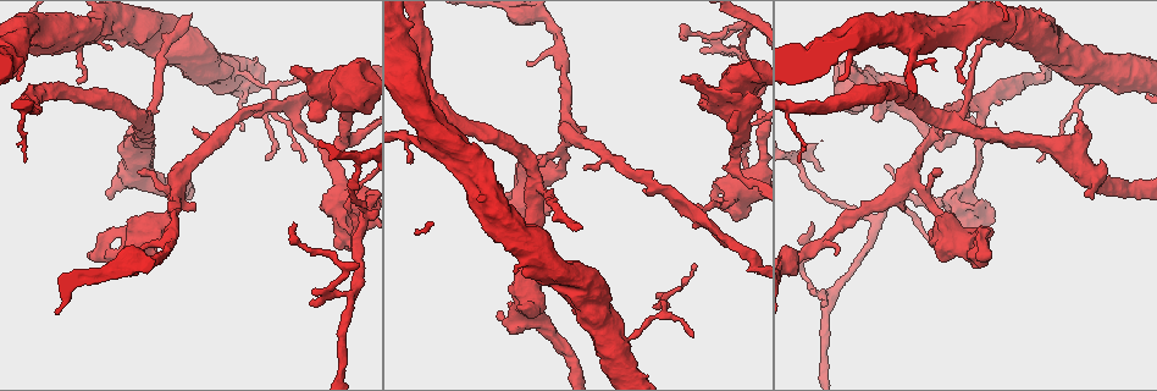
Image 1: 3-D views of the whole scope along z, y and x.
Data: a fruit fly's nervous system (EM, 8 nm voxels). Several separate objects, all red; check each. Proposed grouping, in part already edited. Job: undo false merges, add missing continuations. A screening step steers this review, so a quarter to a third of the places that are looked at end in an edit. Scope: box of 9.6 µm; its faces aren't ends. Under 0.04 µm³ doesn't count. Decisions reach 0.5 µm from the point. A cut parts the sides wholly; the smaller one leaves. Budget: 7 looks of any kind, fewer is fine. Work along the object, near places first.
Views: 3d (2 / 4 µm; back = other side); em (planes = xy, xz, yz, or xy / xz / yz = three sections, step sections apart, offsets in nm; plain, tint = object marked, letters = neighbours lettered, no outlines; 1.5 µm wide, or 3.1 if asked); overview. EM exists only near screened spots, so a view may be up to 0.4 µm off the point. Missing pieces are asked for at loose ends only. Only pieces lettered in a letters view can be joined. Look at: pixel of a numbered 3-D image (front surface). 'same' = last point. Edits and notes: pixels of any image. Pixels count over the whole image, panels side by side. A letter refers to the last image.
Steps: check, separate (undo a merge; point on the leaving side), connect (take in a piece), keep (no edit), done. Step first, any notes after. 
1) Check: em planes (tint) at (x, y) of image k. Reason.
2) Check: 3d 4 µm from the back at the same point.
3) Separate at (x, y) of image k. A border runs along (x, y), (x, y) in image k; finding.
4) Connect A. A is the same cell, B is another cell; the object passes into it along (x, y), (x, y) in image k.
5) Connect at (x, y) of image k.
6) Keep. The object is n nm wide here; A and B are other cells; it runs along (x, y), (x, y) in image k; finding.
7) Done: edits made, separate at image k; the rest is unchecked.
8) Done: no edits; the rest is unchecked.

Check: 3d 4 µm at (1079, 121) of image 1. An open end.

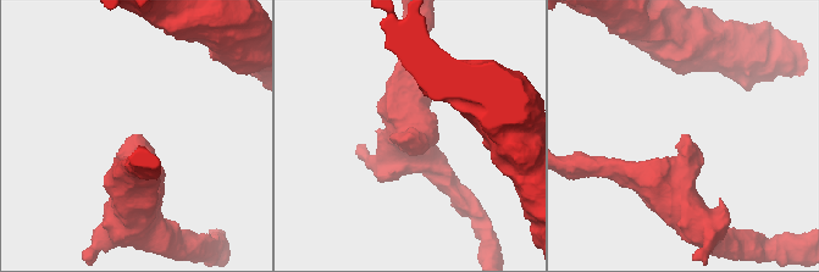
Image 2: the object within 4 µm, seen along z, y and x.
Check: em planes (letters) at (136, 137) of image 2.

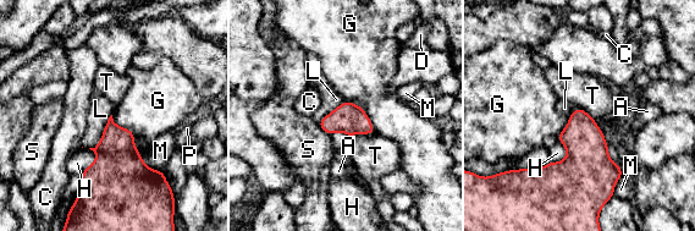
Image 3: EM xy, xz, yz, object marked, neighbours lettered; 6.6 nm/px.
Keep. A, C, D, G, H, L, M, P, S and T are other cells; a border runs along (375, 133), (353, 133), (349, 137) in image 3; no lettered piece goes on from it.

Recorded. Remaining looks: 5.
Check: em yz step 8 (letters) at (687, 39) of image 1. Free end.

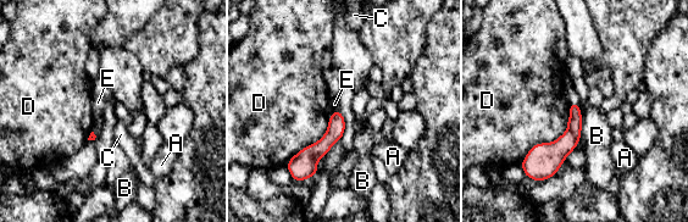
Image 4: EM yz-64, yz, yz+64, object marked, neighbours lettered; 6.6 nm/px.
Check: em planes (letters) at the same point. Cut it another way.

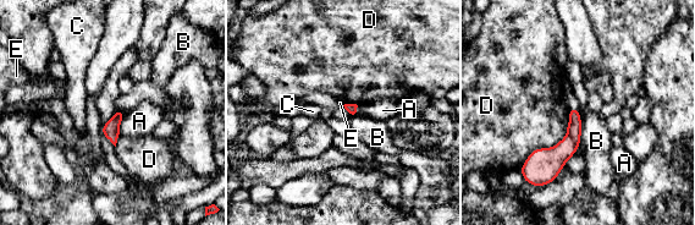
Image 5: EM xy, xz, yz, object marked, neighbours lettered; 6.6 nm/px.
Keep. The longest contact is with D, 550 nm; A, B, C, D and E are other cells; a border runs along (126, 114), (120, 124), (119, 133) in image 5; none of them fits.

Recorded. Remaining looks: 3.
Check: em planes (tint) at (34, 47) of image 1. Abrupt turn.

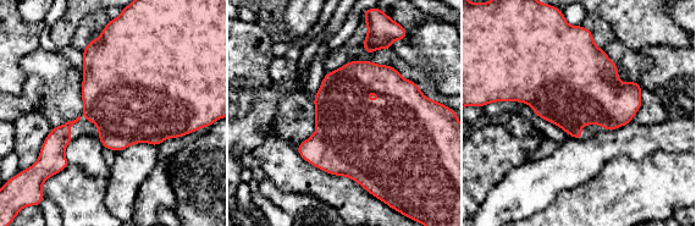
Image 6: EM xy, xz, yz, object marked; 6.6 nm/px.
Check: em planes (letters) at the same point.

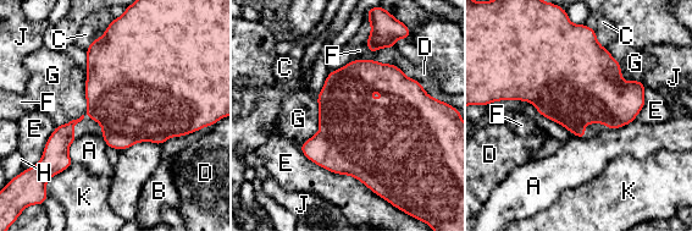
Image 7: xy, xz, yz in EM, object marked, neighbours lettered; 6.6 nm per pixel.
Keep. A, B, C, D, E, F, G, H, J and K are other cells; a border runs along (634, 120), (608, 130) in image 7; continuous, no second cell.

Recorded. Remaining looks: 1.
Done: no edits; the rest is unchecked.

